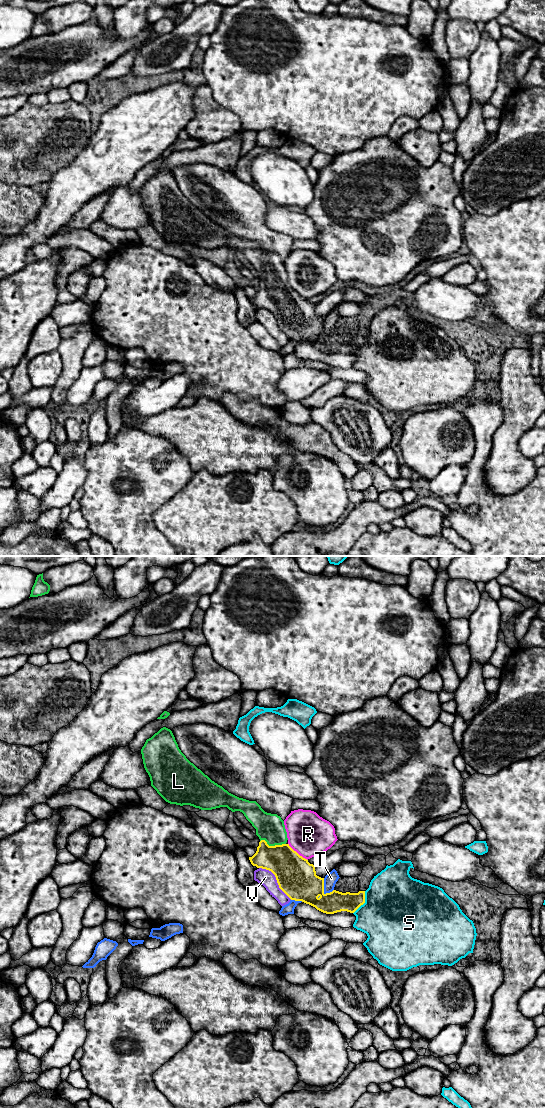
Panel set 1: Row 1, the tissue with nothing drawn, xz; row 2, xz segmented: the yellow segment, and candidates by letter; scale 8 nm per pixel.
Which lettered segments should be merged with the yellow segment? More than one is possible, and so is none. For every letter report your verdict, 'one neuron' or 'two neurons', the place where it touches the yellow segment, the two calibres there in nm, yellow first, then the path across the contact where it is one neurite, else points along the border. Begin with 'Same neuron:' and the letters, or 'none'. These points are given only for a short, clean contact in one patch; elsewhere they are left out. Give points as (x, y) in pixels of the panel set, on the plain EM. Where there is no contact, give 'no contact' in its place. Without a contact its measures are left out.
Same neuron: L
L: one neuron; contact xz (273, 286); calibres 280 and 220 nm; way xz (291, 310), (273, 292), (273, 286), (273, 275), (270, 267)
R: two neurons; contact xz (296, 292); calibres 320 and 340 nm
S: two neurons; contact xz (364, 342); calibres 170 and 500 nm
T: two neurons; contact xz (323, 328); calibres 320 and 100 nm
V: two neurons; contact xz (276, 319); calibres 320 and 130 nm

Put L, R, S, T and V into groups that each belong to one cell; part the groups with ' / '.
L / R / S / T / V

